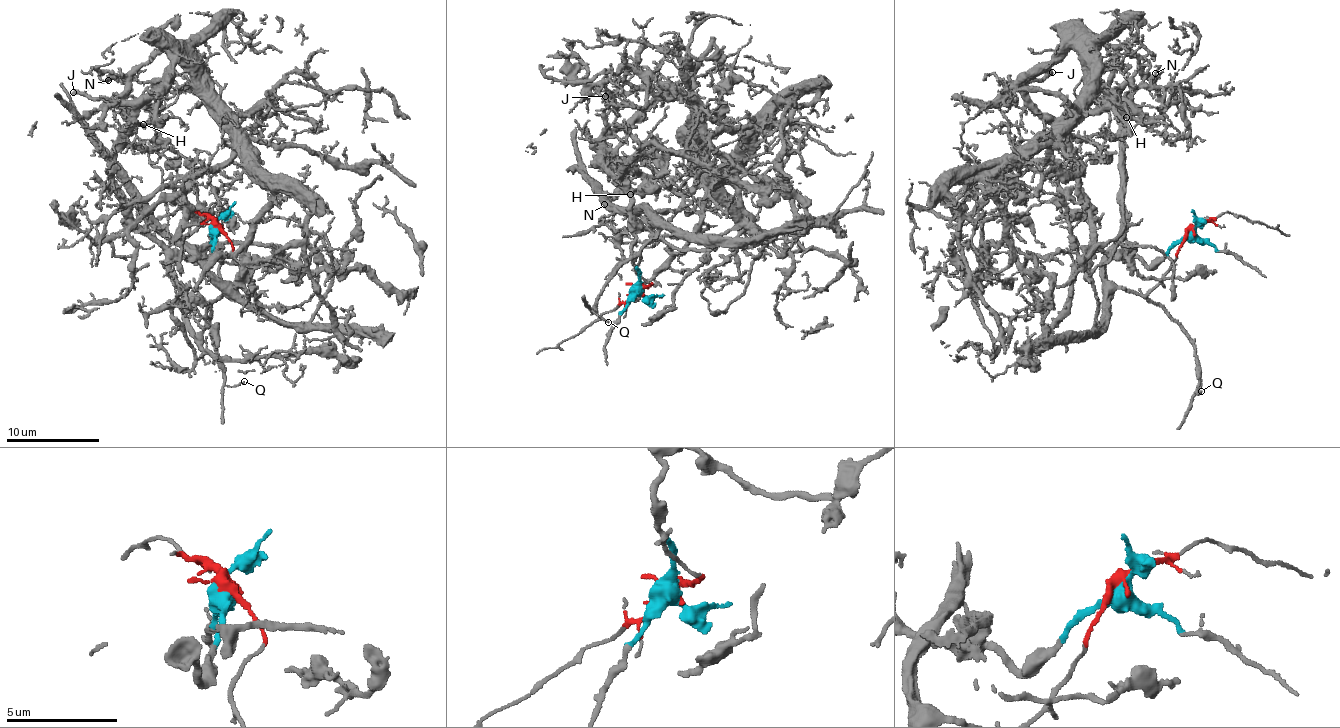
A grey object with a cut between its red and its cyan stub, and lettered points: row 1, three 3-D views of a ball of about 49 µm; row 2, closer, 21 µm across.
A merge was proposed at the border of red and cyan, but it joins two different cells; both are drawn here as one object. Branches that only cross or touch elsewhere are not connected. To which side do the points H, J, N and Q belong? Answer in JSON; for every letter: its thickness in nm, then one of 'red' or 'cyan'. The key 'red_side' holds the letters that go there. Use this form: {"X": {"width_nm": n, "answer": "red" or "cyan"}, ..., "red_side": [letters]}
{"H": {"width_nm": 120, "answer": "cyan"}, "J": {"width_nm": 340, "answer": "cyan"}, "N": {"width_nm": 150, "answer": "cyan"}, "Q": {"width_nm": 120, "answer": "red"}, "red_side": ["Q"]}

